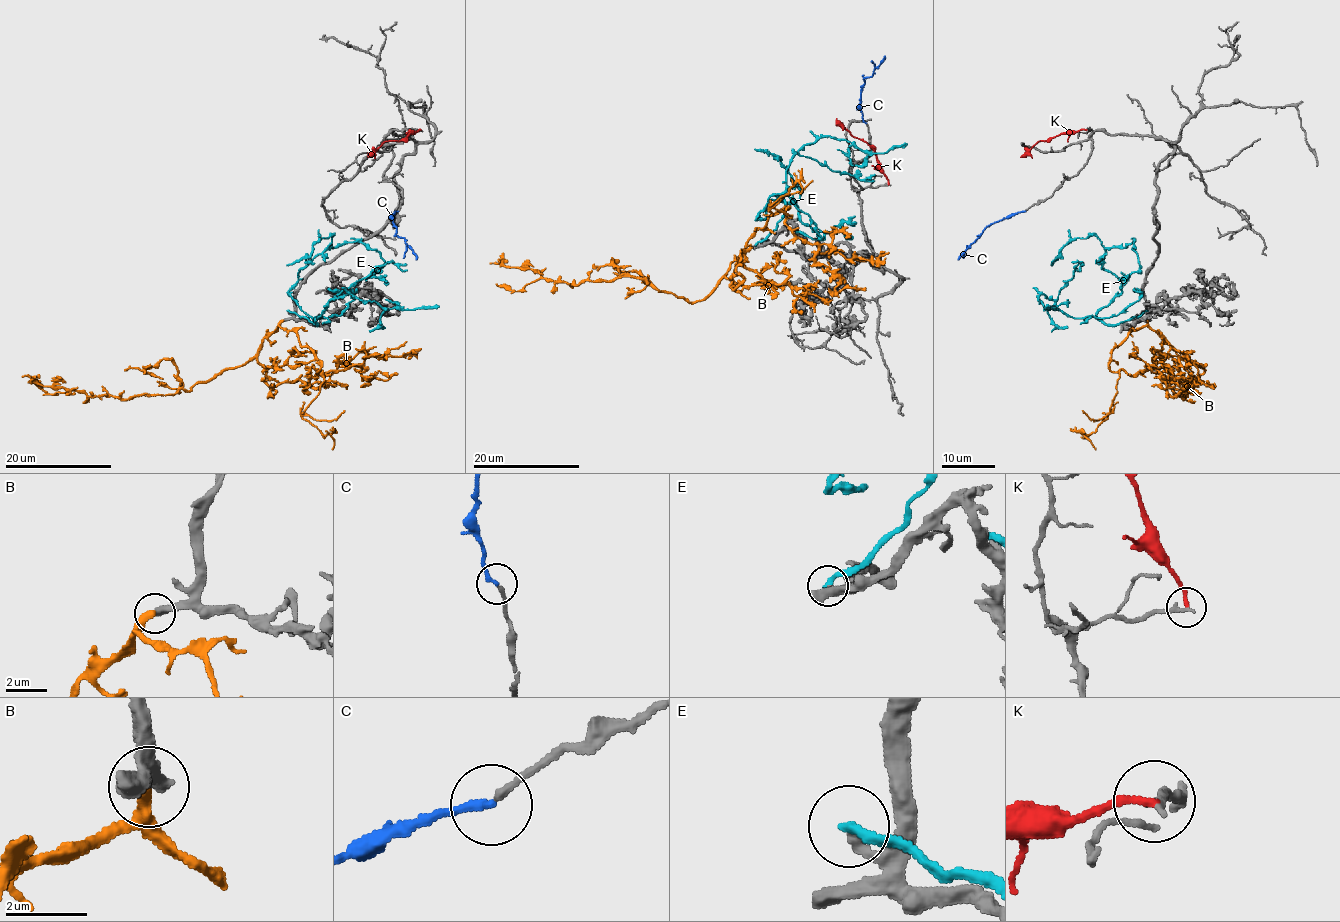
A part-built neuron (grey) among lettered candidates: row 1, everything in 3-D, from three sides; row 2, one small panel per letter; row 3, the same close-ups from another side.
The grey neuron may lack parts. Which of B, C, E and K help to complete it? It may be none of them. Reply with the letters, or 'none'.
C

